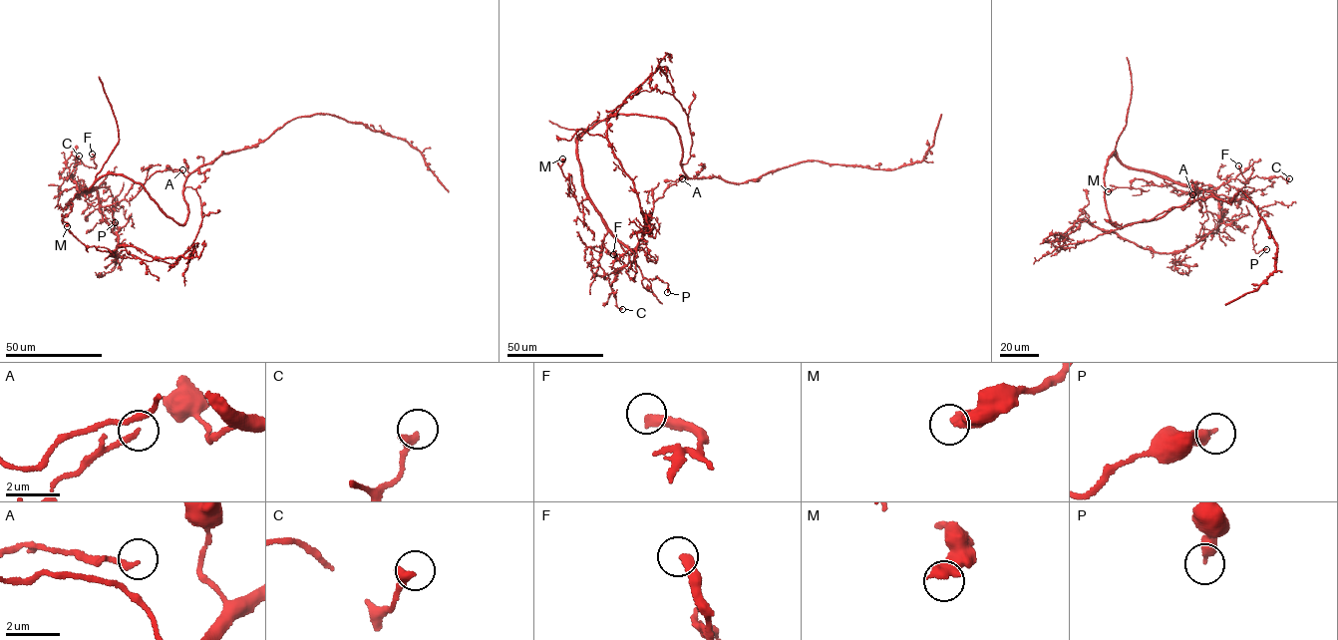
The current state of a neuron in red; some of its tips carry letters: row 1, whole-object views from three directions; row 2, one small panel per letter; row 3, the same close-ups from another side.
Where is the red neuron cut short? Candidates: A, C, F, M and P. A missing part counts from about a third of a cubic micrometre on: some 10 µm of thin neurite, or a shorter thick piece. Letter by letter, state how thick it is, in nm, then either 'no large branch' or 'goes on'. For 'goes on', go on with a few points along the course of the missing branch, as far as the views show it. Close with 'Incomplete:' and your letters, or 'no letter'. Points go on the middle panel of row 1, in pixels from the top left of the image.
A: calibre 220 nm; no large branch
C: calibre 320 nm; no large branch
F: calibre 380 nm; no large branch
M: calibre 550 nm; no large branch
P: calibre 440 nm; no large branch
Incomplete: no letter

